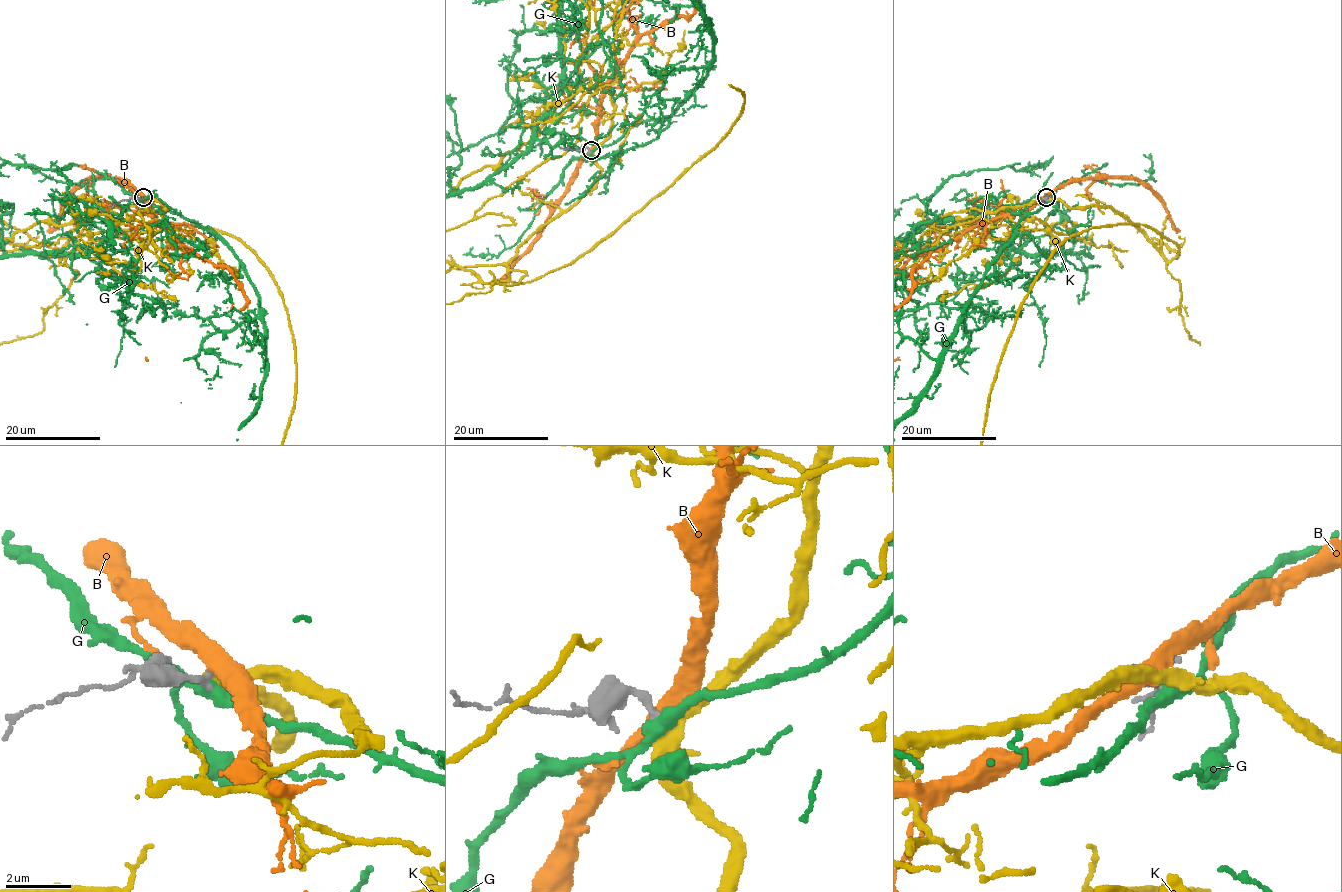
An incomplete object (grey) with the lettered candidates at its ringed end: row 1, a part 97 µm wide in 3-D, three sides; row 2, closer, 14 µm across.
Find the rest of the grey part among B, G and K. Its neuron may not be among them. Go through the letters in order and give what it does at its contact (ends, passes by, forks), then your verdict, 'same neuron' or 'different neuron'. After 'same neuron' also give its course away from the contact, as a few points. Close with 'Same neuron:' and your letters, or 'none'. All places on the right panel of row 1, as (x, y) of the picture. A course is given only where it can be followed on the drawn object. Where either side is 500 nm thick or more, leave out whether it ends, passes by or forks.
B: it passes by; different neuron
G: it passes by; different neuron
K: it forks there; different neuron
Same neuron: none

